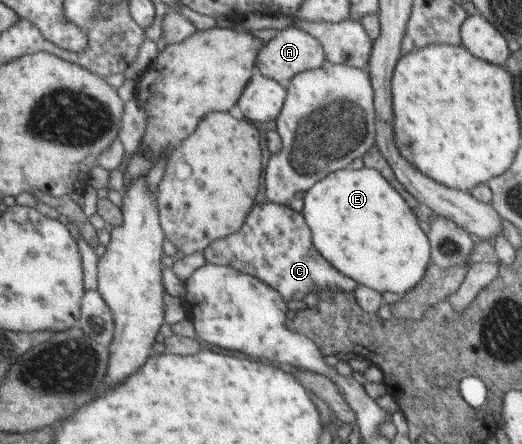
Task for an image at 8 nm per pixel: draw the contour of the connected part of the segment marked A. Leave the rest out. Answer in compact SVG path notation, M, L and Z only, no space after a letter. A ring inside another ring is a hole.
M295 26L288 27L282 31L278 31L273 39L265 43L265 47L261 49L256 57L255 69L266 78L271 78L277 83L288 88L290 81L298 74L315 68L322 68L327 63L322 45L314 36L303 31L302 28Z

